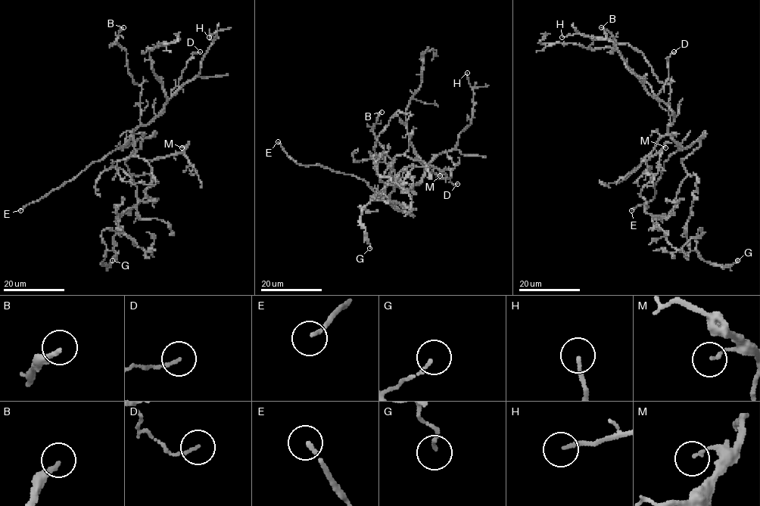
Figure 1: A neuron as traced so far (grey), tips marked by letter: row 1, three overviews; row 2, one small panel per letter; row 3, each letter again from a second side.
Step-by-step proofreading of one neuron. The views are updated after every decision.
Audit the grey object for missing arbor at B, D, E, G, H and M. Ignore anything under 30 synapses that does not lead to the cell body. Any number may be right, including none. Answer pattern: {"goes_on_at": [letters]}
{"goes_on_at": ["B", "E"]}

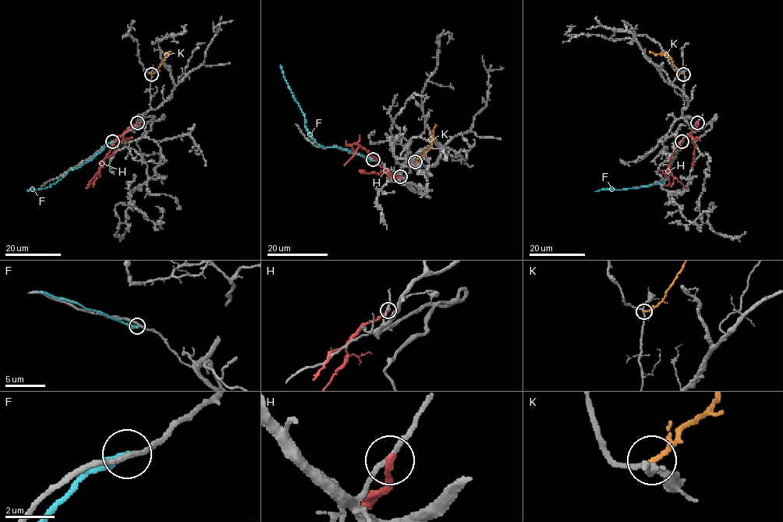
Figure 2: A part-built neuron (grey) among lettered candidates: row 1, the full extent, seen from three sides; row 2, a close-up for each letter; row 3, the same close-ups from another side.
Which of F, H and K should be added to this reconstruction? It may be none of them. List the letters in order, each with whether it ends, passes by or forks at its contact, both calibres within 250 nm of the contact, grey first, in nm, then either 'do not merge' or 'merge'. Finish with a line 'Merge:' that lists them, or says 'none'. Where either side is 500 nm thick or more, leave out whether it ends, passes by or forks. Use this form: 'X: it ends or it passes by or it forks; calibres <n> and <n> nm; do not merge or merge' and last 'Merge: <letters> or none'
F: it ends; calibres 220 and 340 nm; do not merge
H: it ends; calibres 200 and 260 nm; do not merge
K: it ends; calibres 190 and 200 nm; do not merge
Merge: none

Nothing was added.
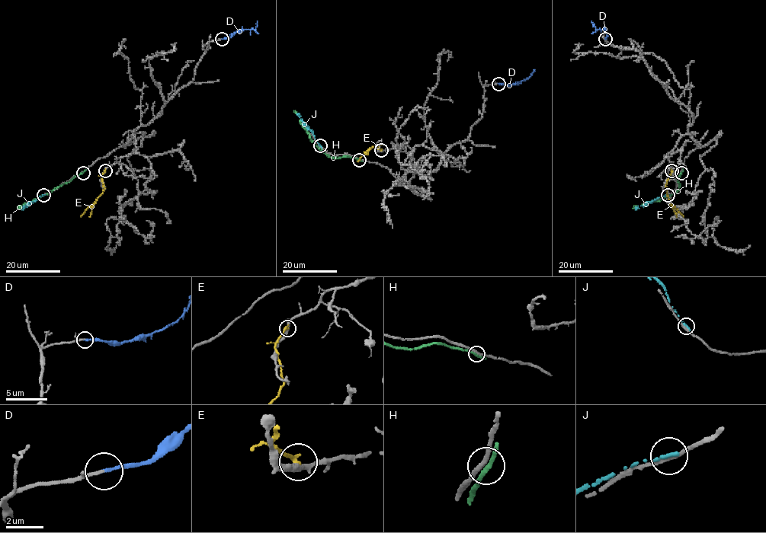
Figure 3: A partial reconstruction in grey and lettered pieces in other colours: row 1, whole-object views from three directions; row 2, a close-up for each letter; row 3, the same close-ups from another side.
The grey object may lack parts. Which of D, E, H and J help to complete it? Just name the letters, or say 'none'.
D

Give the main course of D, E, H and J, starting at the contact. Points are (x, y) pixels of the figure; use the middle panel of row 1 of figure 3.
D: (498, 84), (511, 84), (524, 81), (533, 69)
E: (381, 150), (377, 147), (379, 144), (370, 147), (357, 161)
H: (359, 159), (345, 156), (331, 157), (311, 138), (294, 110)
J: (320, 145), (313, 132), (297, 113)

